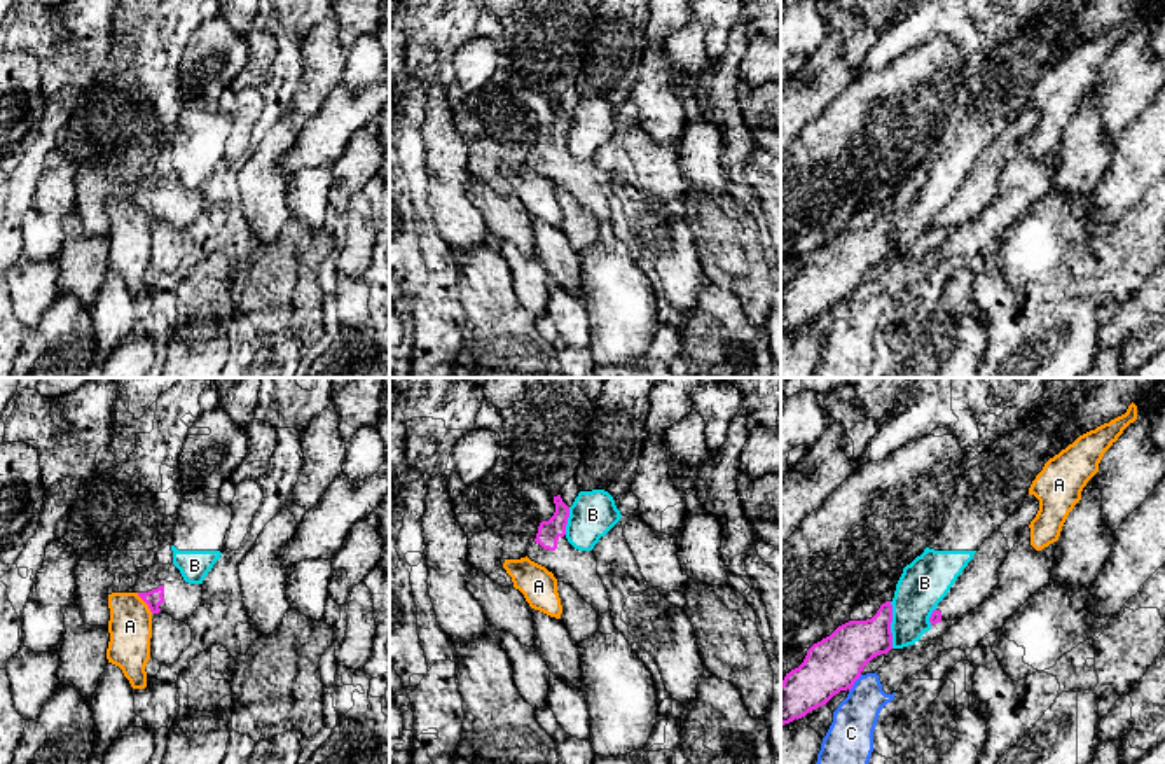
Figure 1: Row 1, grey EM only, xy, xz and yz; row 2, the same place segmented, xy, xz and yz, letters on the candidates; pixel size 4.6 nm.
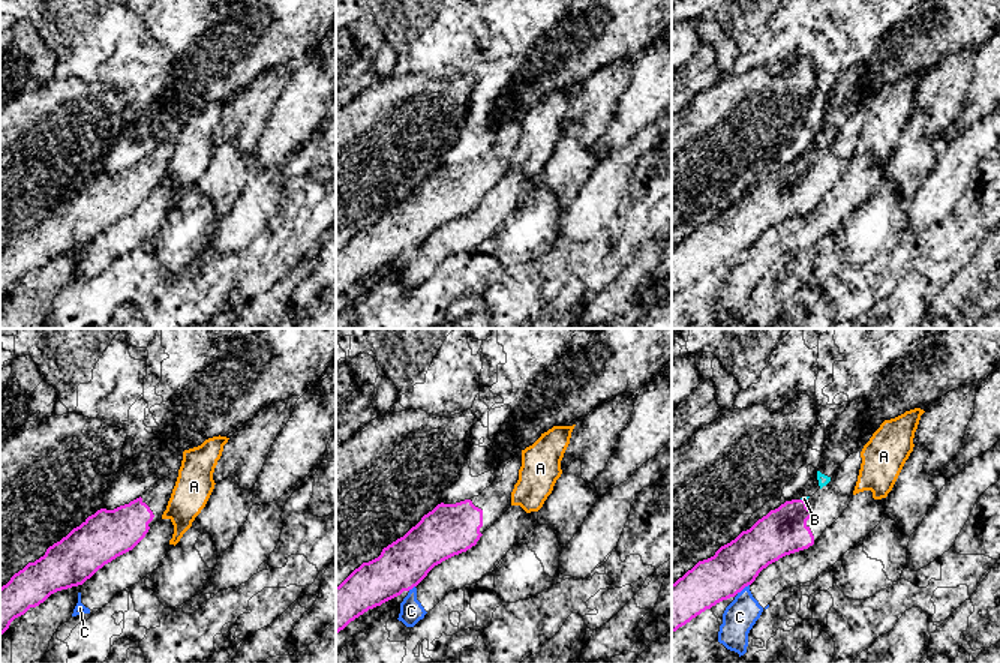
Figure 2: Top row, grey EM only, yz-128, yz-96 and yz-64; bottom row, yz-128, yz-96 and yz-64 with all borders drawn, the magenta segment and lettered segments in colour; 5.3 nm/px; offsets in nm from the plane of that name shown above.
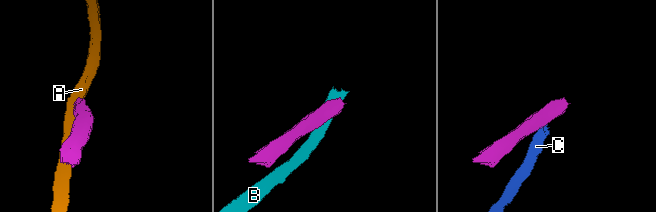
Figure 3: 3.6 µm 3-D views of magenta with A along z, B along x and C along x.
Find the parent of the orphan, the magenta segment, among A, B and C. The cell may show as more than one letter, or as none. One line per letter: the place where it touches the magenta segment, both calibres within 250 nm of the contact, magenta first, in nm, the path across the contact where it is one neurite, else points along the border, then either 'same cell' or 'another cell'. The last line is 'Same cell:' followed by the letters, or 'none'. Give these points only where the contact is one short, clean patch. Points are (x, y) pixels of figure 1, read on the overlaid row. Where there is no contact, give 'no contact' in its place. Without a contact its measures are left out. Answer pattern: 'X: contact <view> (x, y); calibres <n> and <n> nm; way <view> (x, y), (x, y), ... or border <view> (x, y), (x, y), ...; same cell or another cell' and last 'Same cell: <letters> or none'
A: contact xy (145, 602); calibres 80 and 200 nm; border xy (137, 593), (152, 612); another cell
B: contact yz (889, 625); calibres 220 and 220 nm; border yz (889, 602), (893, 647); another cell
C: contact yz (853, 684); calibres 260 and 220 nm; border yz (861, 675), (849, 691); another cell
Same cell: none

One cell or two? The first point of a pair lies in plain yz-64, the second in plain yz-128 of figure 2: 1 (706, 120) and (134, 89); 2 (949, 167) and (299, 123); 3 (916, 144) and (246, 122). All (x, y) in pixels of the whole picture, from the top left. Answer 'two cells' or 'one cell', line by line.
1: two cells
2: two cells
3: two cells

